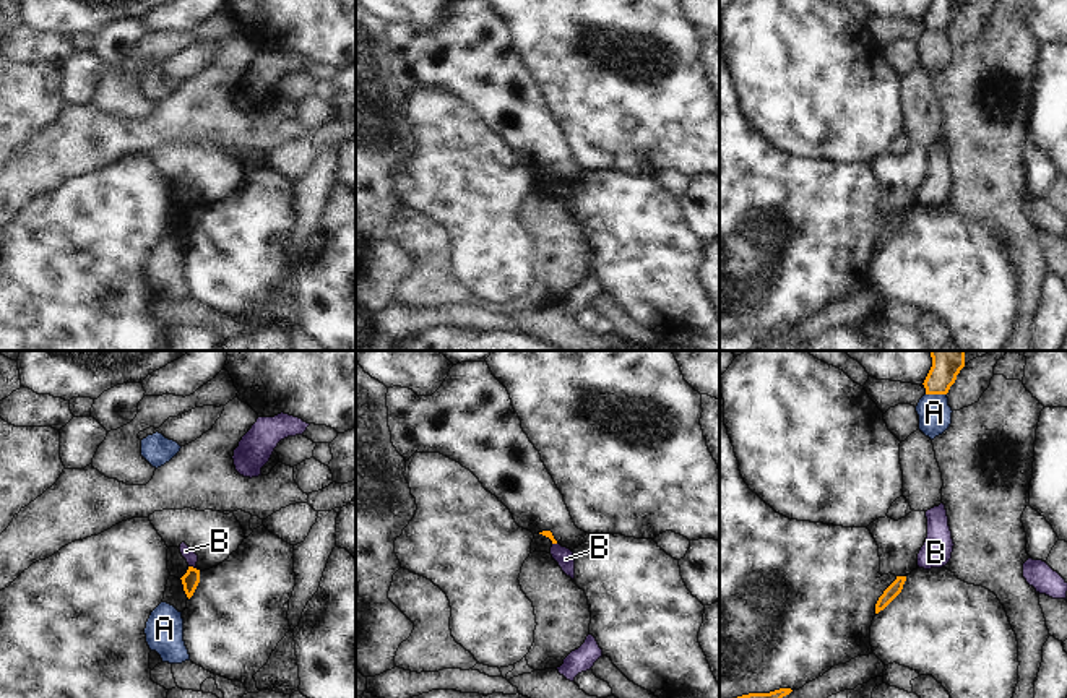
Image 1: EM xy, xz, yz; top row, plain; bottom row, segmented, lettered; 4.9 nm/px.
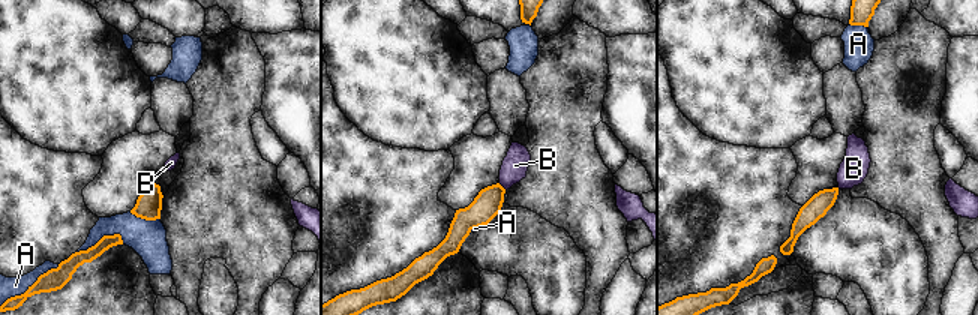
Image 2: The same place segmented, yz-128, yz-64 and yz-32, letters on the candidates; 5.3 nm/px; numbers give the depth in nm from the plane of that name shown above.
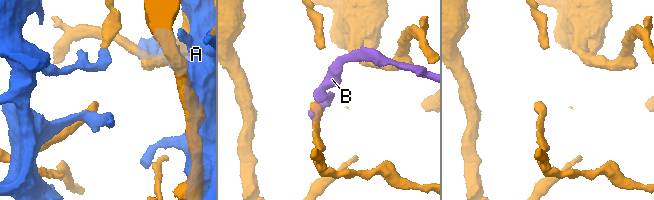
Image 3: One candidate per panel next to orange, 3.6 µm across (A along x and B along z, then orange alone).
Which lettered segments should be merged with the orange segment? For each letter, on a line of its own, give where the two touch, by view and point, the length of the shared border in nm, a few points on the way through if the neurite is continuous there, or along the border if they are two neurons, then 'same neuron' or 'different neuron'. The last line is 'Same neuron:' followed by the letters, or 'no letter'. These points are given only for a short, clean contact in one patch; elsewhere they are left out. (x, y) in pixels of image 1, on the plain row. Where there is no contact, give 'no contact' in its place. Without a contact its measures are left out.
A: contact yz (936, 30); length 100 nm; different neuron
B: contact xy (192, 203); length 40 nm; border xy (189, 202), (195, 205); different neuron
Same neuron: no letter

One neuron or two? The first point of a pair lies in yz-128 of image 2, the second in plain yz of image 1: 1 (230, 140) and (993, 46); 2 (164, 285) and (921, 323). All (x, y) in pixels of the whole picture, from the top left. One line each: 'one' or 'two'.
1: one
2: two

